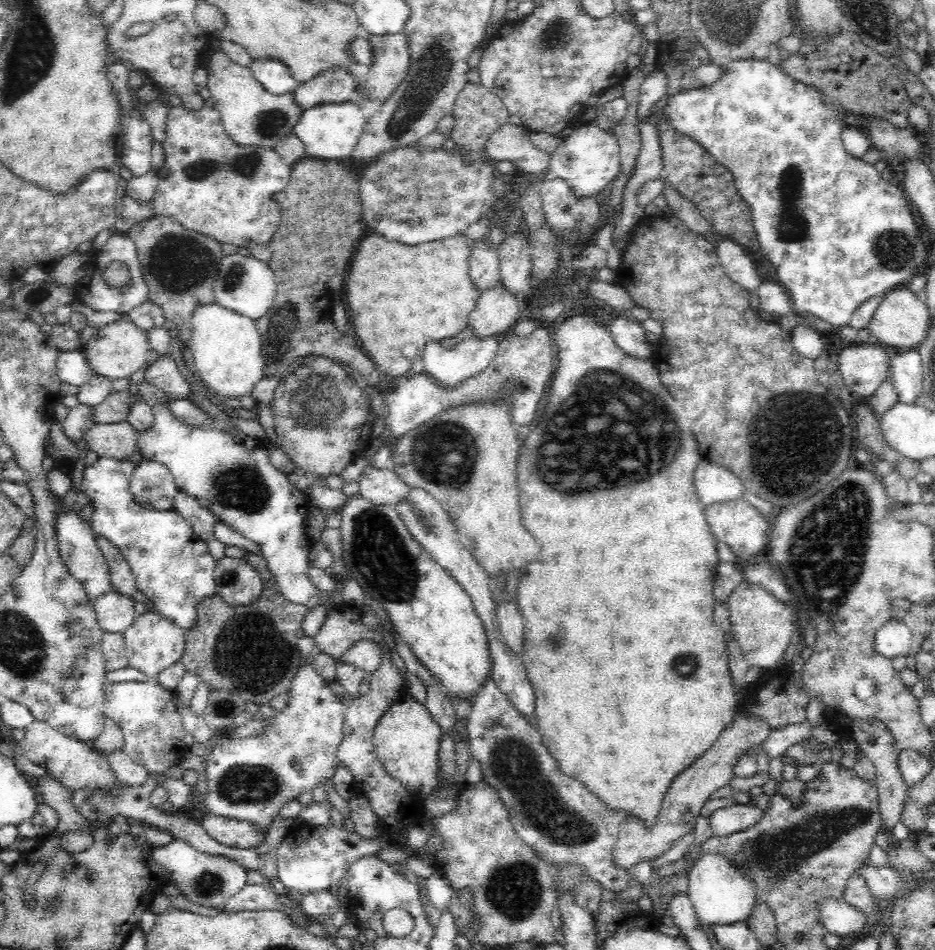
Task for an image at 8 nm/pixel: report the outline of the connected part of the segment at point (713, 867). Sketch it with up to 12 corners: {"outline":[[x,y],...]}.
{"outline":[[705,854],[687,897],[709,925],[746,920],[758,898],[726,857]]}

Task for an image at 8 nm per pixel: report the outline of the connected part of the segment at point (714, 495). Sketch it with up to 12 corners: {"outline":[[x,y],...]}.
{"outline":[[704,458],[694,486],[705,507],[743,499],[733,472]]}

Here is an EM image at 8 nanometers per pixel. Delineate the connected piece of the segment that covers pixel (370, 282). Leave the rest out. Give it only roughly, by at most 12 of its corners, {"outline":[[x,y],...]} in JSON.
{"outline":[[463,233],[356,246],[348,316],[398,383],[482,294]]}

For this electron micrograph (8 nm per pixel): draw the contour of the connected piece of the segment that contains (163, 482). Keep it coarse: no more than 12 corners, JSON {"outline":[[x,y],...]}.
{"outline":[[136,464],[129,490],[138,504],[173,508],[179,492],[167,466]]}

